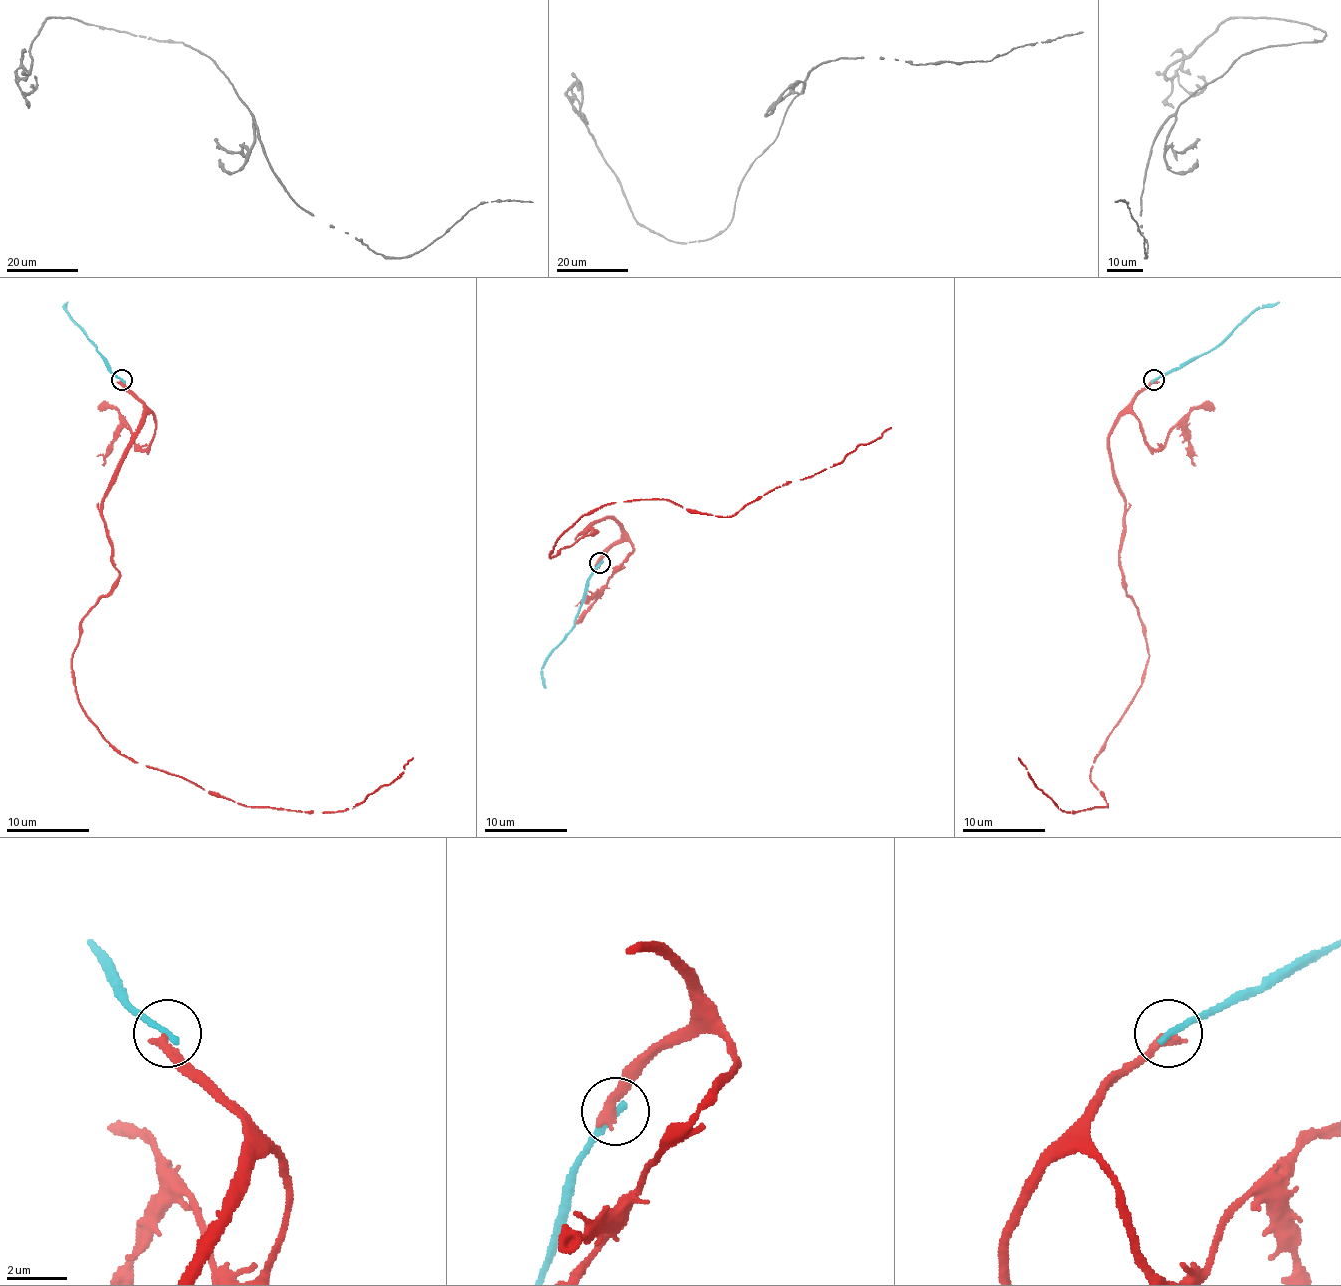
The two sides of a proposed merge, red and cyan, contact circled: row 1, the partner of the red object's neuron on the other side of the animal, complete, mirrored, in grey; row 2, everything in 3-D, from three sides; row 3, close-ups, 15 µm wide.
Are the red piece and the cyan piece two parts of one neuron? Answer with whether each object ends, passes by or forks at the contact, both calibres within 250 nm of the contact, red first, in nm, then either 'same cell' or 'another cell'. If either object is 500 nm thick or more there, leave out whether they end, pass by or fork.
red ends | cyan ends | 360/240 nm | another cell

